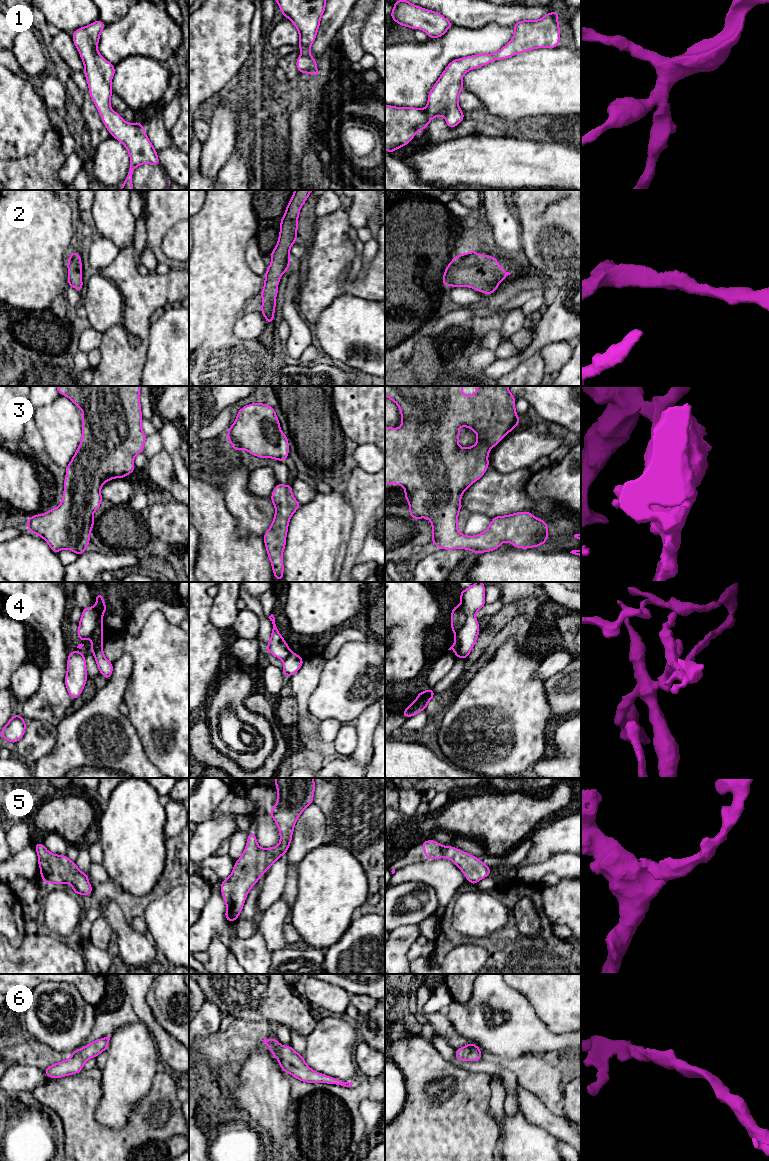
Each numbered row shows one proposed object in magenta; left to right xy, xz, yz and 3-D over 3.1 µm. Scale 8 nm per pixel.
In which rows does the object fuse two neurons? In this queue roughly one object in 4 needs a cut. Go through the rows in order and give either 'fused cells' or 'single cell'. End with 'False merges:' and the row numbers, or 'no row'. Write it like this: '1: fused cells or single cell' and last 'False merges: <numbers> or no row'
1: single cell
2: single cell
3: single cell
4: fused cells
5: single cell
6: single cell
False merges: 4

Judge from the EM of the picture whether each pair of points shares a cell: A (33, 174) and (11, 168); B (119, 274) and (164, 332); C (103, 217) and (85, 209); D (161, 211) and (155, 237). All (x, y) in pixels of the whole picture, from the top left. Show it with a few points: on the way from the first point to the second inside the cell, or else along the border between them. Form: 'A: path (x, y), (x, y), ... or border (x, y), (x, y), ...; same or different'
A: path (28, 173), (16, 173); same
B: border (150, 325), (150, 338), (147, 348); different
C: border (94, 200), (91, 211), (88, 214); different
D: path (160, 217), (156, 231); same

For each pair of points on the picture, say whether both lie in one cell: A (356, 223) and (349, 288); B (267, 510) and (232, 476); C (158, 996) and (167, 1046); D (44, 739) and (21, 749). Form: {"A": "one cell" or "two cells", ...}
{"A": "two cells", "B": "one cell", "C": "two cells", "D": "one cell"}

